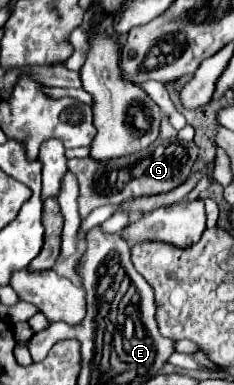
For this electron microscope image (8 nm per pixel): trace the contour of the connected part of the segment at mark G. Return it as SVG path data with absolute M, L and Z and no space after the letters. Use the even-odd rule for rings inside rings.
M174 137L174 139L156 139L146 151L114 159L112 163L98 163L90 157L70 159L68 169L76 175L80 185L80 197L78 197L80 219L86 219L88 213L100 205L110 205L110 203L124 205L142 195L158 195L176 189L192 175L192 165L196 161L196 155L198 147L194 141L188 143Z

